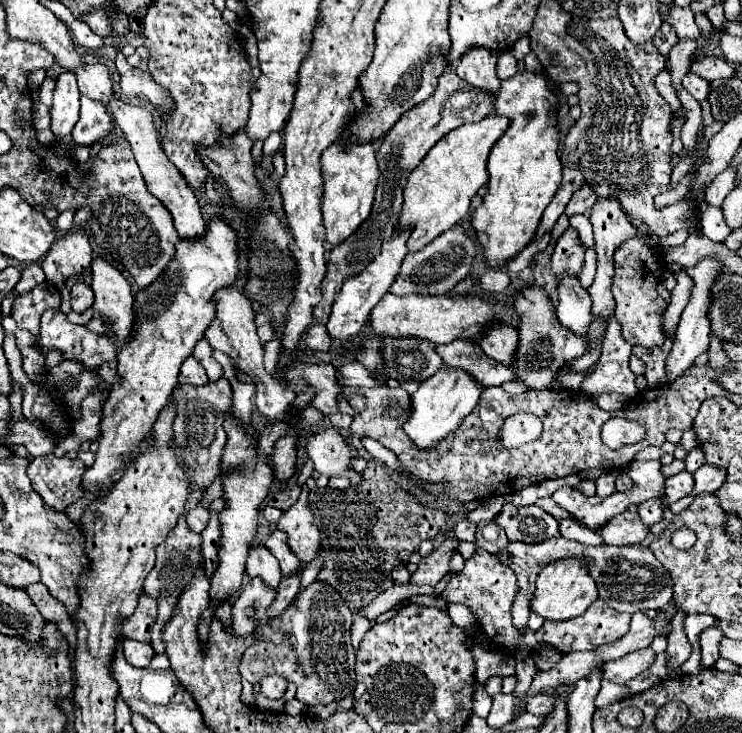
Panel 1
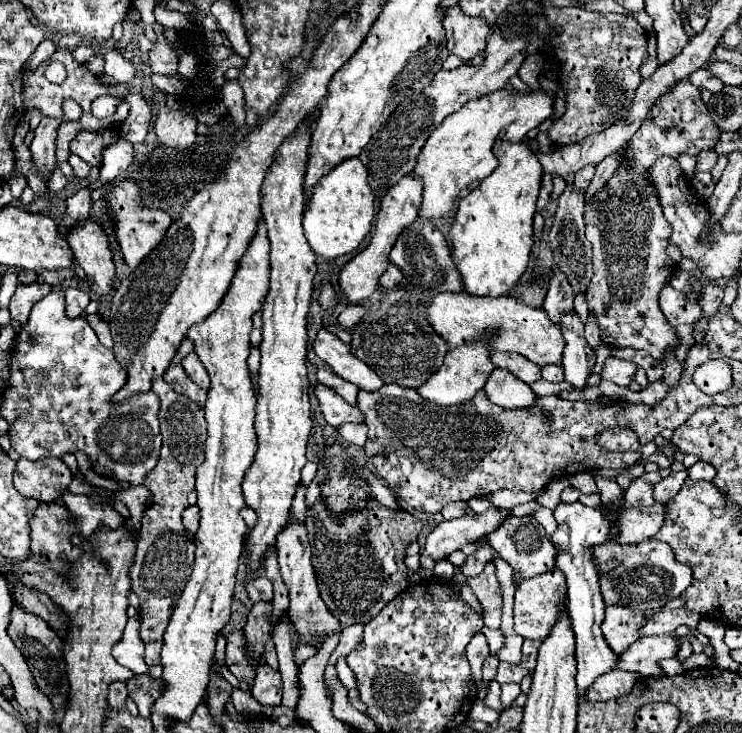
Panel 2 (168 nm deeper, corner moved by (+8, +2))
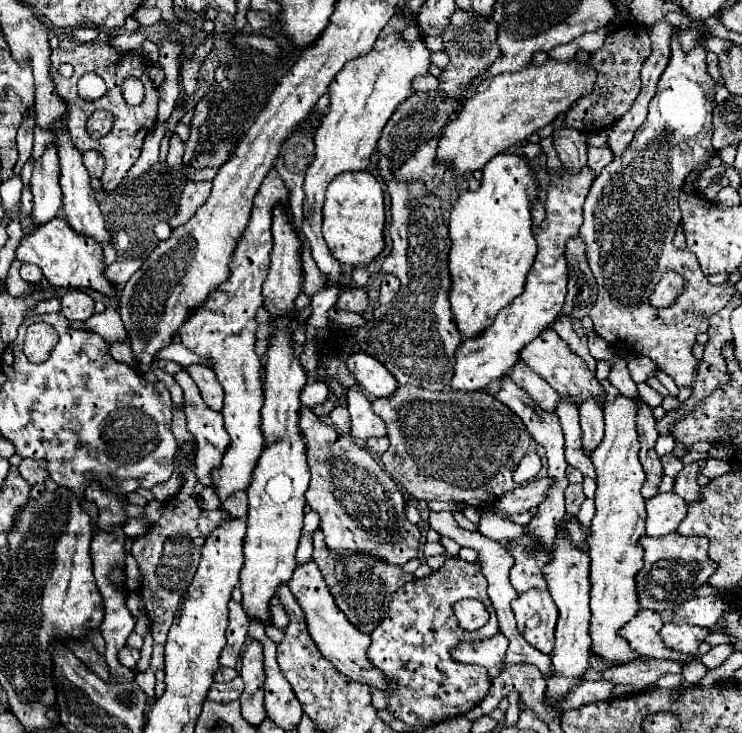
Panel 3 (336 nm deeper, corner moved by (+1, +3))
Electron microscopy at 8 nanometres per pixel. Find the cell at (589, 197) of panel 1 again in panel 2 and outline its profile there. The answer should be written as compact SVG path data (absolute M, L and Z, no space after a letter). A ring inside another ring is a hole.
M586 165L582 171L578 171L574 175L574 181L572 181L572 185L576 187L576 191L586 191L586 187L590 185L592 175L594 175L594 167L592 165Z

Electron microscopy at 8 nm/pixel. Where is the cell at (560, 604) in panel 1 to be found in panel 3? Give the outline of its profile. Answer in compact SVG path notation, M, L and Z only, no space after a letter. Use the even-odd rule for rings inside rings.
M527 590L519 594L515 602L511 602L511 608L519 634L539 652L551 654L557 610L549 592Z

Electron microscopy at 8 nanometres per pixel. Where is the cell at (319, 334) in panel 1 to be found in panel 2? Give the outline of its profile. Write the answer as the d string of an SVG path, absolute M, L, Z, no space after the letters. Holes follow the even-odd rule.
M324 327L318 331L312 349L336 375L352 381L358 389L378 391L382 387L380 377L366 363L356 359L356 355L352 355L350 349Z

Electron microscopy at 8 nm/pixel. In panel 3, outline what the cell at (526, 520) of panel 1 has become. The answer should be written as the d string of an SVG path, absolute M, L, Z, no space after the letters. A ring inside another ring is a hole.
M523 536L521 538L521 544L511 544L511 556L515 558L515 566L511 570L511 584L517 592L525 592L525 590L545 590L547 582L543 580L543 572L541 568L549 562L551 558L551 550L545 548L545 550L537 550L535 552L529 552L529 542L531 538Z

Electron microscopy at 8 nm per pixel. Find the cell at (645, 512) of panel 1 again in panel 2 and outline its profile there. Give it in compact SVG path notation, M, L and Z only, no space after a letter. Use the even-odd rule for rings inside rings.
M634 479L632 483L630 483L630 487L626 489L626 501L630 503L630 505L640 505L640 507L652 507L652 503L654 503L654 497L652 497L652 489L654 489L654 485L650 485L650 483L646 483L646 481L642 481L642 479Z

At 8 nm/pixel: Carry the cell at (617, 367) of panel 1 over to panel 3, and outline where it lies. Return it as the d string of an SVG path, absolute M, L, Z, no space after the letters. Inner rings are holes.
M637 354L637 356L631 356L629 362L627 362L627 368L629 368L629 374L631 378L639 384L639 382L647 382L651 376L655 376L655 370L659 370L657 362L653 362L651 358L643 356L643 354Z

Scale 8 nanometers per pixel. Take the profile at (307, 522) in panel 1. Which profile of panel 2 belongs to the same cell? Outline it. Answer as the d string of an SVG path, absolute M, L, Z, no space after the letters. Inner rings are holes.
M290 517L288 525L284 527L284 531L280 531L280 535L276 539L276 549L278 549L278 563L280 563L282 579L288 587L288 593L290 593L290 617L292 617L292 623L296 625L296 631L300 633L300 641L310 645L312 635L328 637L330 633L340 631L342 629L340 621L328 611L328 607L320 599L314 567L310 561L312 551L310 551L310 543L308 543L308 531L306 531L304 523Z

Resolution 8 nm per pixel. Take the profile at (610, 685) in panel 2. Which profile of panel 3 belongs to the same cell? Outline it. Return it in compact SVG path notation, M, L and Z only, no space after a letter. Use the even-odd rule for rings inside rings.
M599 680L599 682L581 682L579 686L575 686L575 690L571 690L571 694L567 694L567 698L559 700L555 706L563 708L563 710L571 710L571 708L579 708L591 702L599 702L605 698L611 698L611 690L613 684Z

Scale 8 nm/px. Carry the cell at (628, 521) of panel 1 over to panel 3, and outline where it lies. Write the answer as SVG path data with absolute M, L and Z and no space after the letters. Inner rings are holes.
M659 492L647 500L647 534L665 536L677 530L687 516L687 502L675 492Z

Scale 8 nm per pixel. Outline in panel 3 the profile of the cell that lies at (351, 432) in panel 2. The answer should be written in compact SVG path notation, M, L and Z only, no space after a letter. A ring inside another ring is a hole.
M369 438L369 440L365 442L365 448L367 448L371 454L381 456L381 454L385 454L385 450L389 448L389 440L387 440L387 438Z

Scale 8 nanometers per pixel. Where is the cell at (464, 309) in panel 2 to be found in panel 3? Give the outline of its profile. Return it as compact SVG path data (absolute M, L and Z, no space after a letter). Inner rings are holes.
M547 328L541 332L541 336L537 336L529 346L525 346L521 350L521 360L533 370L537 372L543 380L547 380L551 384L551 388L555 388L559 392L561 398L573 402L575 406L581 406L583 400L587 398L595 398L599 404L605 404L605 390L599 384L599 380L595 378L595 374L587 368L585 360L579 358L577 354L573 354L563 342L561 338L555 334L553 328Z

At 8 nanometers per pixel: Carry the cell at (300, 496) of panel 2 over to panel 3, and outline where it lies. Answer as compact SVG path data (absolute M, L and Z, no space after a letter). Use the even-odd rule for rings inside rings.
M301 536L297 548L297 564L307 564L311 560L311 552L313 552L313 540L309 540L309 536Z

